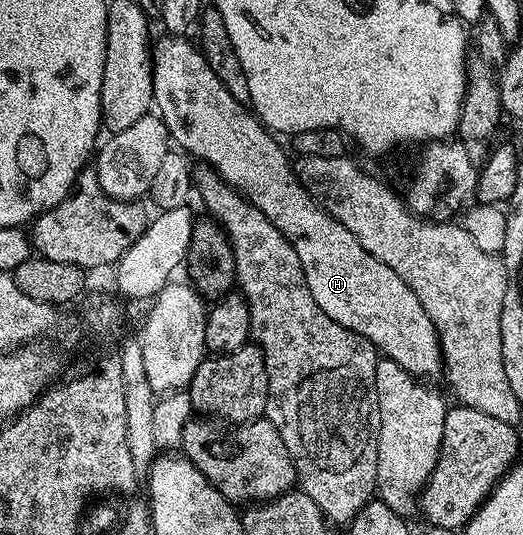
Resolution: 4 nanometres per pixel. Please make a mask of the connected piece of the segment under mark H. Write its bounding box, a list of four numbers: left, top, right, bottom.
[151,33,444,381]

